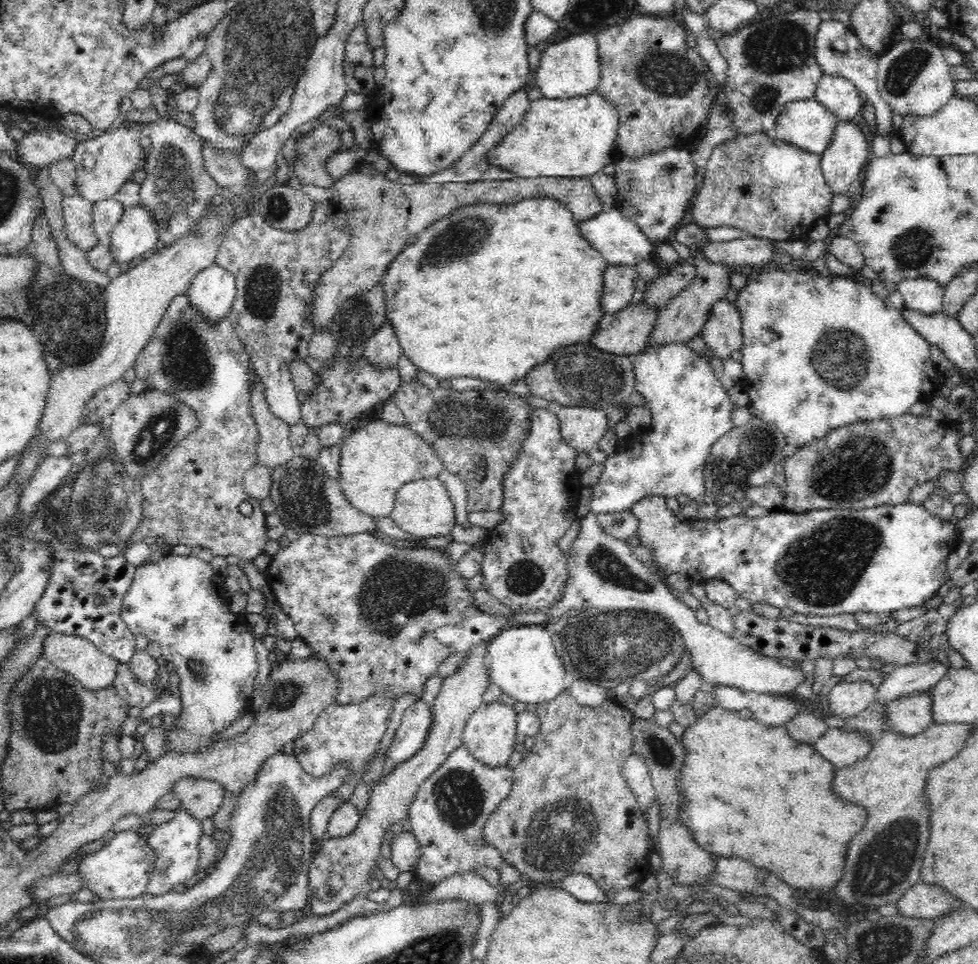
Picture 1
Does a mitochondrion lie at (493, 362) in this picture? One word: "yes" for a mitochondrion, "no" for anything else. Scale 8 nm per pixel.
no

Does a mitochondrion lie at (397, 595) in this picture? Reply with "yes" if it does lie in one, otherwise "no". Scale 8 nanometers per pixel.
yes

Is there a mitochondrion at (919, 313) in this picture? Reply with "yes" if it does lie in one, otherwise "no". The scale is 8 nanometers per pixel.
no

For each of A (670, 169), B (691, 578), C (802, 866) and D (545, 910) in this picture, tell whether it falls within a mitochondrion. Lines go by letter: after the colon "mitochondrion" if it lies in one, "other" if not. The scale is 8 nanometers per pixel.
A: other
B: other
C: other
D: other

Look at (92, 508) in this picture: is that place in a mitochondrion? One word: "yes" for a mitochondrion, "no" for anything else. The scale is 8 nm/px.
yes

